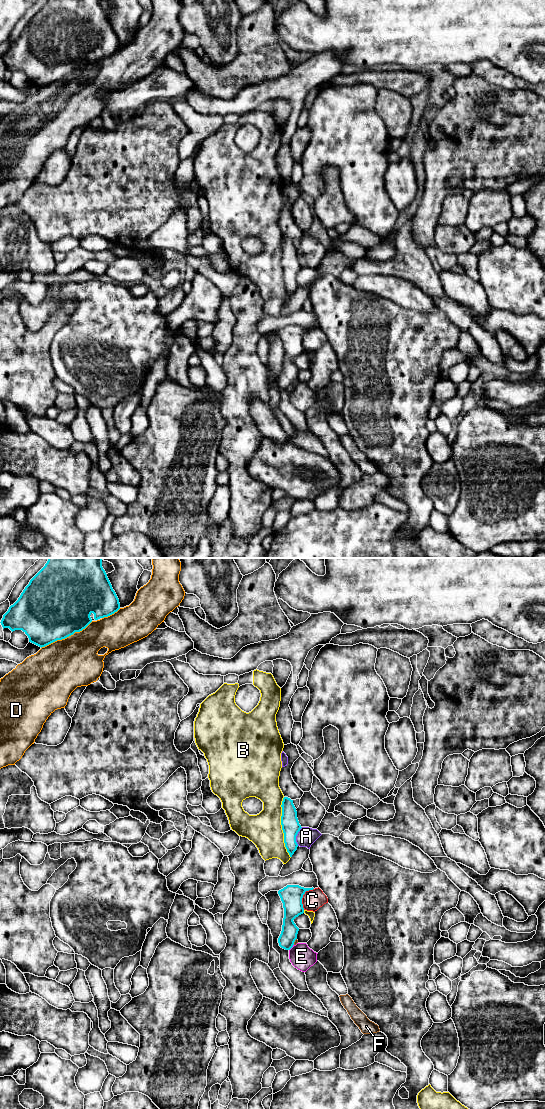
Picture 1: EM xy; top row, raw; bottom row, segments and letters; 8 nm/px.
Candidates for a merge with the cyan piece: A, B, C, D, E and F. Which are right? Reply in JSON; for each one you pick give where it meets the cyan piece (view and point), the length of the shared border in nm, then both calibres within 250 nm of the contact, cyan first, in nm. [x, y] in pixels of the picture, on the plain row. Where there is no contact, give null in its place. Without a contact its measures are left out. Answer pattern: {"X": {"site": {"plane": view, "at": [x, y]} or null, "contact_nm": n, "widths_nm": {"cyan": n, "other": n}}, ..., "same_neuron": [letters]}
{"E": {"site": {"plane": "xy", "at": [292, 386]}, "contact_nm": 70, "widths_nm": {"cyan": 130, "other": 190}}, "same_neuron": ["E"]}

